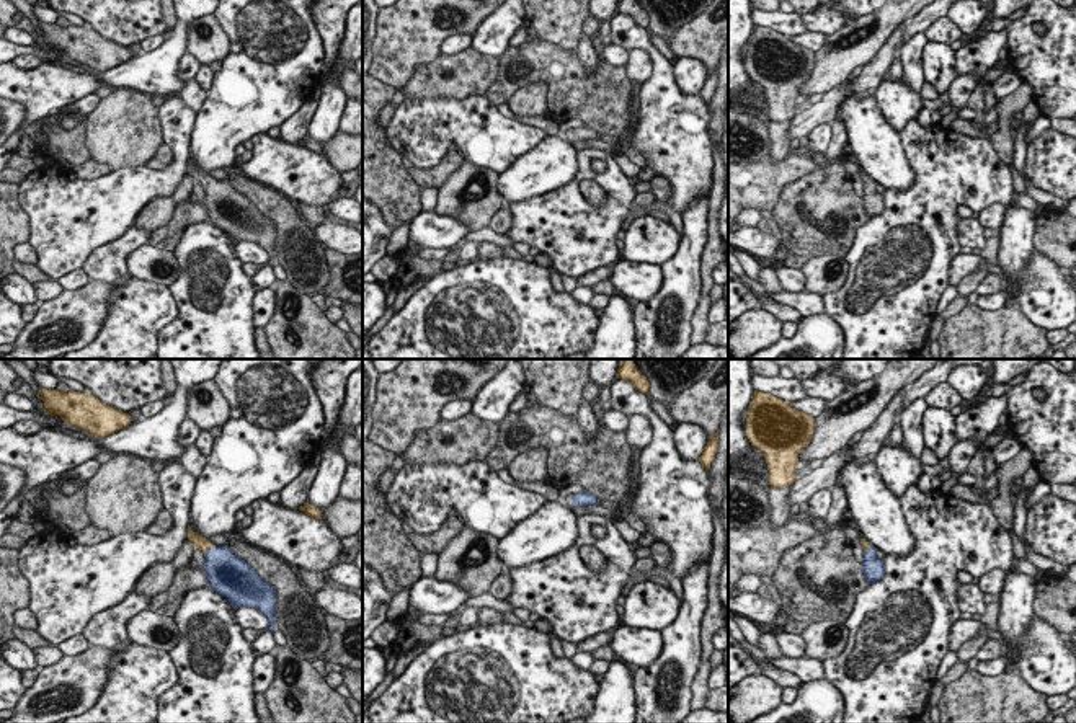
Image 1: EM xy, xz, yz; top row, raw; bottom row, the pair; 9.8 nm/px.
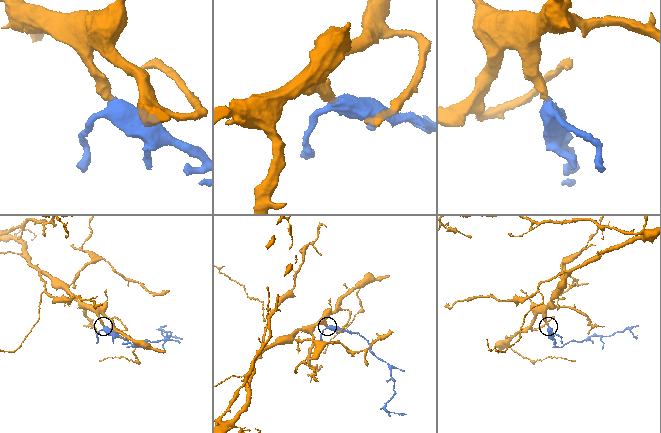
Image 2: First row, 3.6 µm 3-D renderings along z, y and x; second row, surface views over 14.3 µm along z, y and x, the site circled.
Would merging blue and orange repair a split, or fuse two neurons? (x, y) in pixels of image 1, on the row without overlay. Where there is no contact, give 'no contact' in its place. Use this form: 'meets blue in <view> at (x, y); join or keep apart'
meets blue in xy at (209, 183); join

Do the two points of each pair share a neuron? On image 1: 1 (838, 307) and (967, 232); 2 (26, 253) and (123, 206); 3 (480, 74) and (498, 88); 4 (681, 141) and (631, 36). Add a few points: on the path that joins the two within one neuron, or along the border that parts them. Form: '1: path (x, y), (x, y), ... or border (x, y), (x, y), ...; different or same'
1: border (957, 217), (957, 242), (960, 247); different
2: border (26, 242), (35, 252), (36, 263); different
3: border (500, 57), (497, 79), (482, 95); different
4: path (666, 113), (666, 88), (657, 57); same

